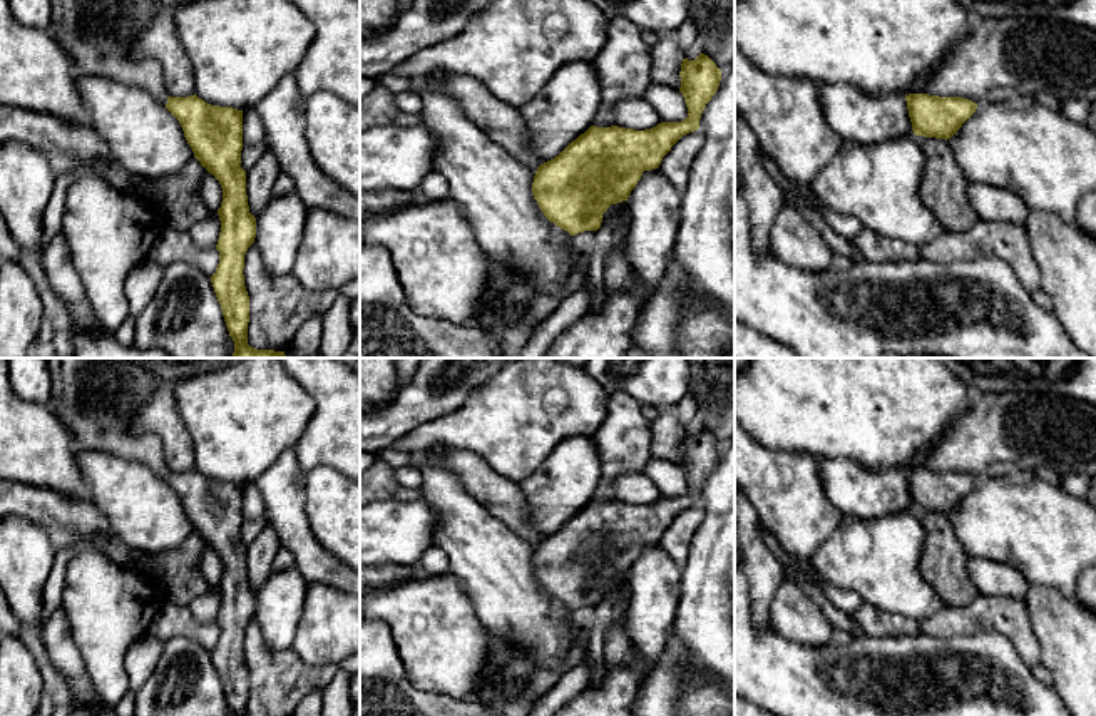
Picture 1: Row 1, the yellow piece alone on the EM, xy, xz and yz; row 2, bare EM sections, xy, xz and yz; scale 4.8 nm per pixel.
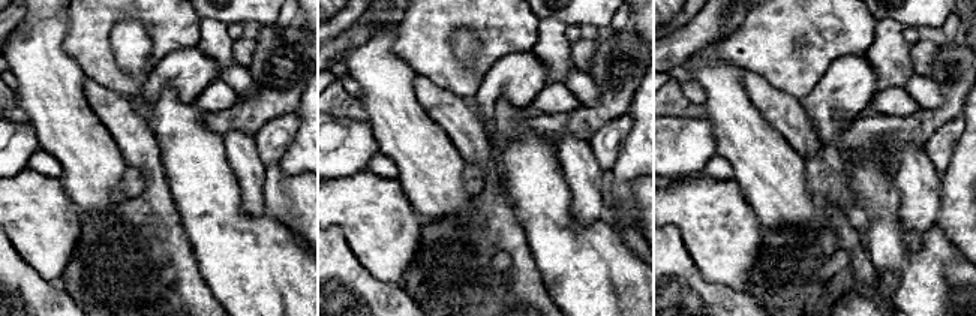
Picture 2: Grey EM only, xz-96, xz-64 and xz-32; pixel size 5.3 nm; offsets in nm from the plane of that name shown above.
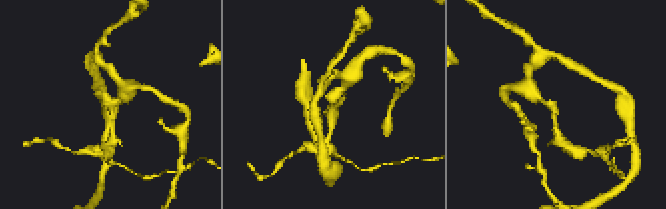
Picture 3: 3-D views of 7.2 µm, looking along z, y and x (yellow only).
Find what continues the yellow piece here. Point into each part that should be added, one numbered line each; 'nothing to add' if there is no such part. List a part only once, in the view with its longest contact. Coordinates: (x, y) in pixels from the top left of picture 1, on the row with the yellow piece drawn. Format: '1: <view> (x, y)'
1: xy (99, 35)

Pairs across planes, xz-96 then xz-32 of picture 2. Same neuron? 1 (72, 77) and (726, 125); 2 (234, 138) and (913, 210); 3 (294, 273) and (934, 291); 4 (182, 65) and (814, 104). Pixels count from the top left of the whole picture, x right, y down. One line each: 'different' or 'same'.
1: same
2: same
3: same
4: same

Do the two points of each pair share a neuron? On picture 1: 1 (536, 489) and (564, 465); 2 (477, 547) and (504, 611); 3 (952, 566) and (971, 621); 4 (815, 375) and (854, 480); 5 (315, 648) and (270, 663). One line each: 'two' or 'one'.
1: one
2: one
3: two
4: two
5: two

